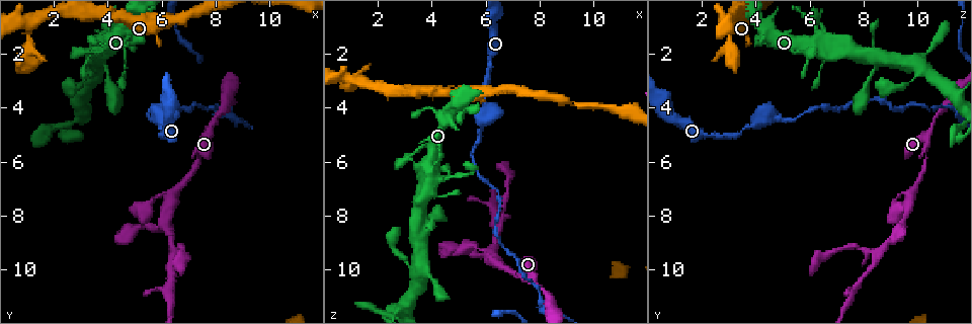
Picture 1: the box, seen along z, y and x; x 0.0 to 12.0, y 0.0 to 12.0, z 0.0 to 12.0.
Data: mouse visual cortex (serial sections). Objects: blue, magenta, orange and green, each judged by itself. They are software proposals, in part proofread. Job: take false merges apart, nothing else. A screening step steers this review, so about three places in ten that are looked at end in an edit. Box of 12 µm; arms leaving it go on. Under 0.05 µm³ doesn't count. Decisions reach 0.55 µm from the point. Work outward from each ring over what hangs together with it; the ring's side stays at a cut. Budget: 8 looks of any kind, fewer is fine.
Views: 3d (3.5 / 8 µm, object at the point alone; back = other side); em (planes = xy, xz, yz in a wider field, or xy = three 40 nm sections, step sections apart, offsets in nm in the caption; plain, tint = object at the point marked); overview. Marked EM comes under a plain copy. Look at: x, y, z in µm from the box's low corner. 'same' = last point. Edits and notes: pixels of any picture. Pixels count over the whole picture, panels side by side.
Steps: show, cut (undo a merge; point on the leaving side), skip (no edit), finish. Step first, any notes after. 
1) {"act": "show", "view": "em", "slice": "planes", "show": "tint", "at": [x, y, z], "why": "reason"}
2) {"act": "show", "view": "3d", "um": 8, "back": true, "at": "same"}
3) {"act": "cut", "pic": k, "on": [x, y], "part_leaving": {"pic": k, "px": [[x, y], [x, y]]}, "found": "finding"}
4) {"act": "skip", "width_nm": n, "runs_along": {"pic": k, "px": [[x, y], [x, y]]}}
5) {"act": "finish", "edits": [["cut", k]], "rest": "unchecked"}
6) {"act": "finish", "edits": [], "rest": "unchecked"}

{"act": "show", "view": "3d", "um": 3.5, "back": true, "at": [6.5, 9.3, 8.7], "why": "three-way junction"}

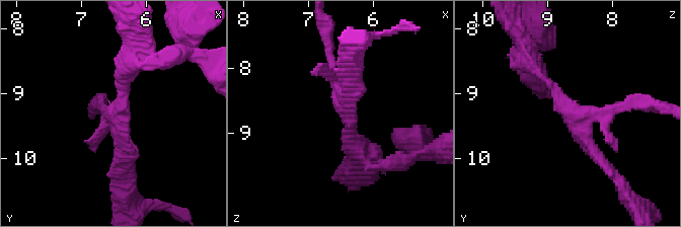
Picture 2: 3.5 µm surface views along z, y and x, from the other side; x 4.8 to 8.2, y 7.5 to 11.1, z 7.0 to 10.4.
{"act": "show", "view": "em", "slice": "xy", "step": 5, "show": "tint", "at": [6.45, 9.25, 8.60]}

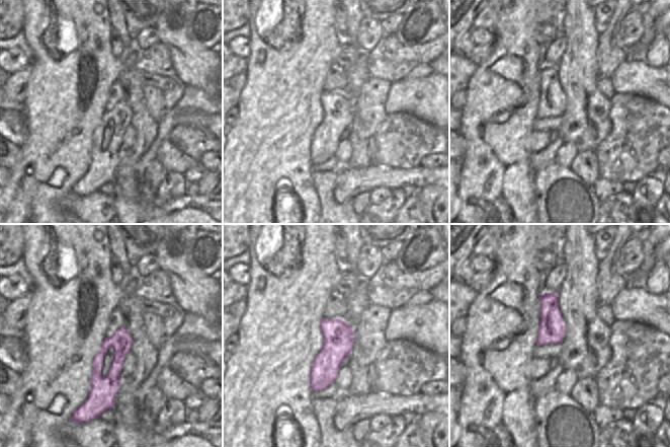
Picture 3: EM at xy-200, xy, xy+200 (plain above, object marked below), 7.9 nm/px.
{"act": "skip", "width_nm": 240, "runs_along": {"pic": 2, "px": [[528, 63], [611, 171]]}, "found": "one cell here"}

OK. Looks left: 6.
{"act": "show", "view": "3d", "um": 3.5, "at": [1.1, 1.9, 3.0], "why": "thick turns thin"}

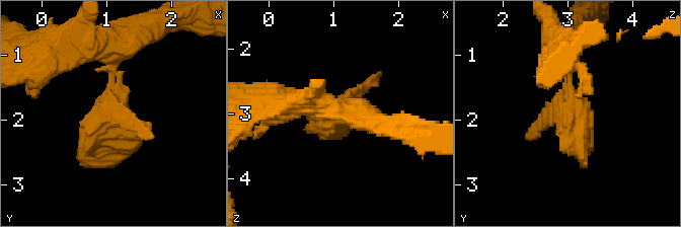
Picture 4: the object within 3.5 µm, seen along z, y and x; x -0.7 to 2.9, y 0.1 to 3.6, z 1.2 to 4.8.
{"act": "show", "view": "em", "slice": "xy", "step": 1, "show": "tint", "at": [1.10, 1.80, 3.00], "why": "need the tissue"}

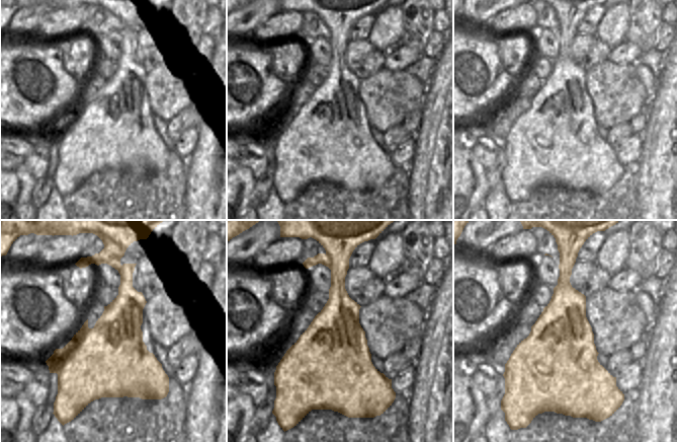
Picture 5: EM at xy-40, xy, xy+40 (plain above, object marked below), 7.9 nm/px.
{"act": "show", "view": "em", "slice": "xy", "step": 5, "show": "tint", "at": "same"}

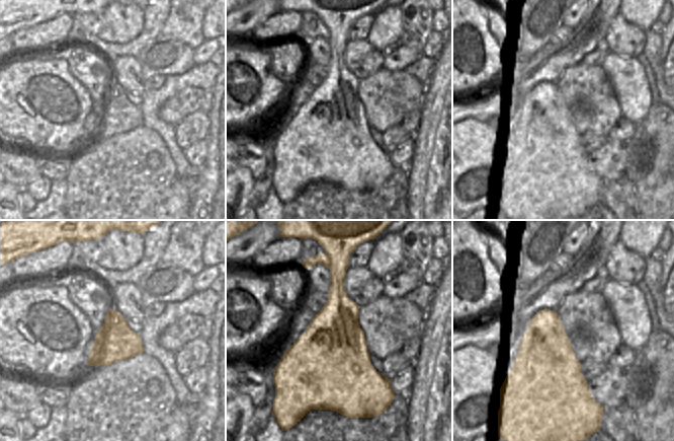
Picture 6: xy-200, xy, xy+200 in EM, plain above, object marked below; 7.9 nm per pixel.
{"act": "skip", "runs_along": {"pic": 4, "px": [[128, 42], [84, 162]]}, "found": "continuous, no second cell"}

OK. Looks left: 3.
{"act": "show", "view": "3d", "um": 3.5, "at": [6.0, 4.4, 4.2], "why": "branch point"}

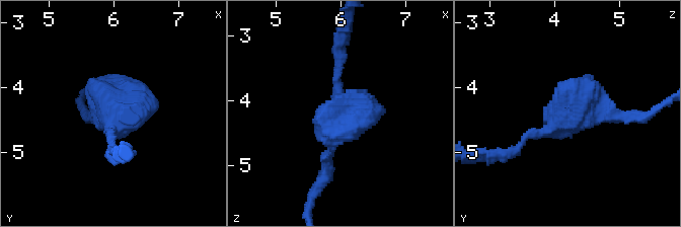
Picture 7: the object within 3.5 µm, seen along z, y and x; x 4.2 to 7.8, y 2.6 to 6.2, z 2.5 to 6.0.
{"act": "show", "view": "em", "slice": "xy", "step": 5, "show": "tint", "at": [6.05, 4.40, 4.15]}

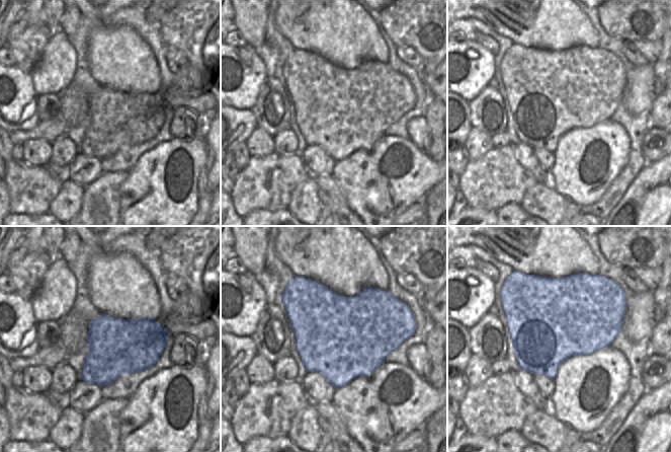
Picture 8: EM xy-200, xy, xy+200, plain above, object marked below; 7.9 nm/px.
{"act": "cut", "pic": 7, "on": [122, 118], "part_leaving": {"pic": 7, "px": [[111, 144], [105, 119]]}, "found": "a second cell is stuck on"}

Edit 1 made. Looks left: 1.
{"act": "finish", "edits": [["cut", 7]], "rest": "unchecked"}

